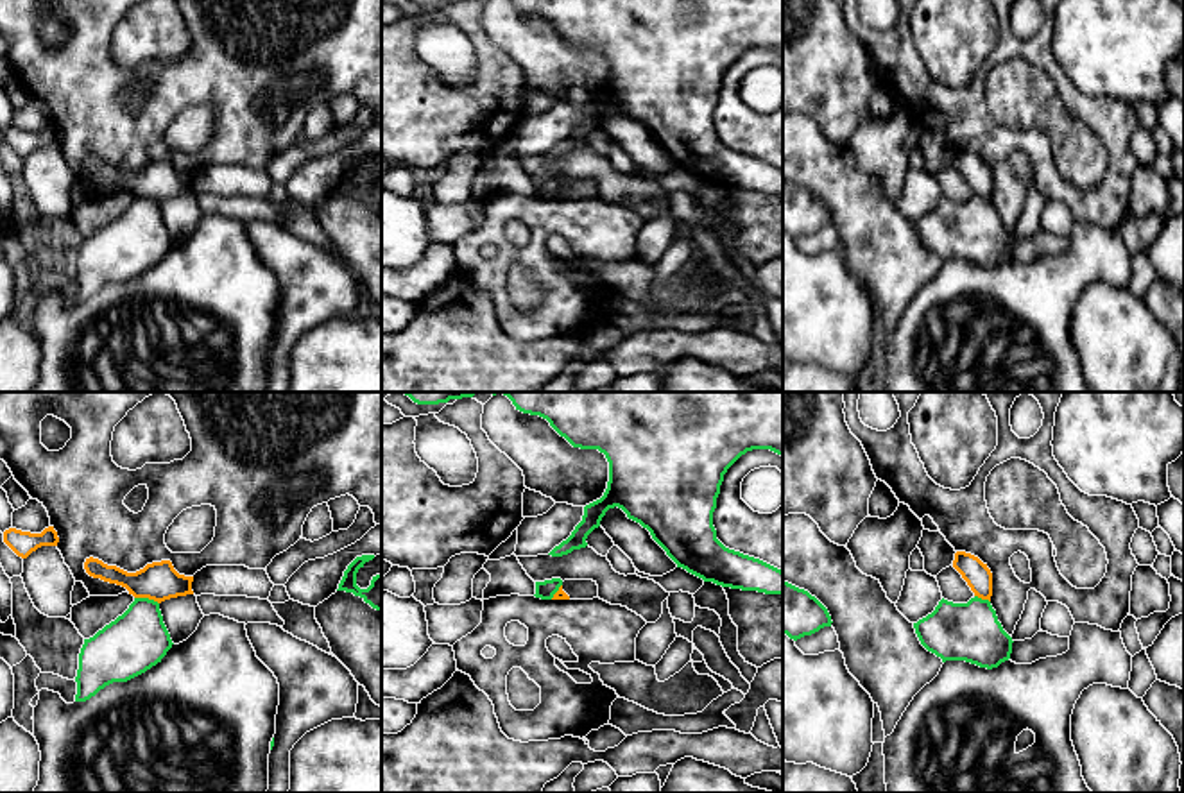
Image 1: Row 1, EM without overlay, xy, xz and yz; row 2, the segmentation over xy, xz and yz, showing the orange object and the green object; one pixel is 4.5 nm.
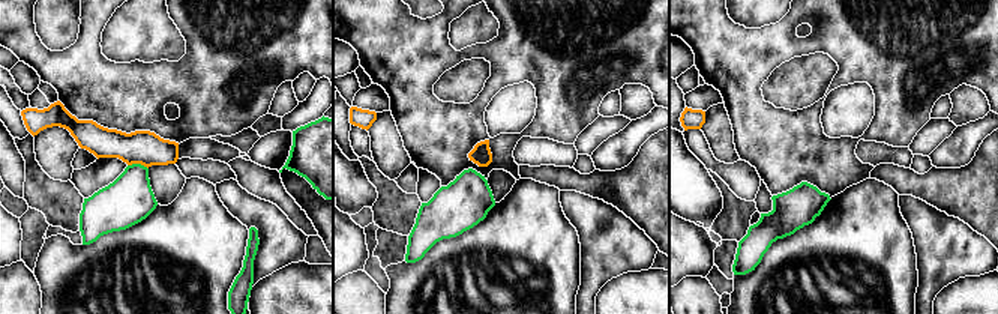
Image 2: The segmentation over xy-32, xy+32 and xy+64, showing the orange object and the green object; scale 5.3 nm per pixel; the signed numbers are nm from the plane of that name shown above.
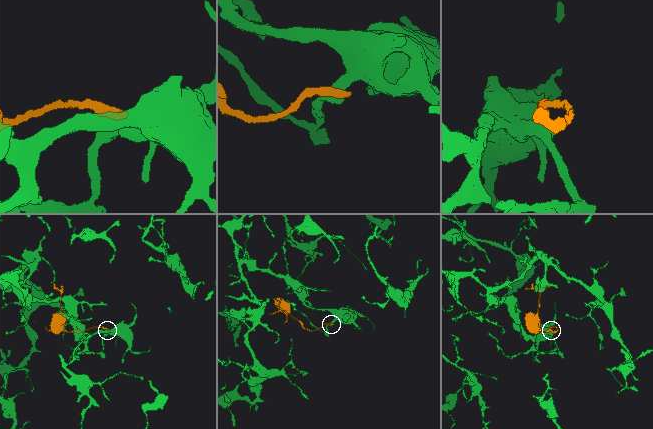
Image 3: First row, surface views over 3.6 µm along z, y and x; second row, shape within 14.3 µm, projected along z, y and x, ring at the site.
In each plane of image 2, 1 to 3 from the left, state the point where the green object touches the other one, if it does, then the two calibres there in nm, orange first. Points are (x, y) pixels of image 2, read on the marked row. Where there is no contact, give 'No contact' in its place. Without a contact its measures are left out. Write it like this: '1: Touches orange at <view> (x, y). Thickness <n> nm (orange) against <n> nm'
1: Touches orange at xy-32 (138, 163). Thickness 180 nm (orange) against 260 nm
2: No contact
3: No contact

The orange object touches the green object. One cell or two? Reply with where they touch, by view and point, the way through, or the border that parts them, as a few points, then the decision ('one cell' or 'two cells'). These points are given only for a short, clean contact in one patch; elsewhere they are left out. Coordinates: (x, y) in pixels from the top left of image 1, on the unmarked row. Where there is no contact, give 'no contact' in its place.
meets orange in xy at (147, 196); border along xy (135, 196), (145, 196), (158, 203); two cells

